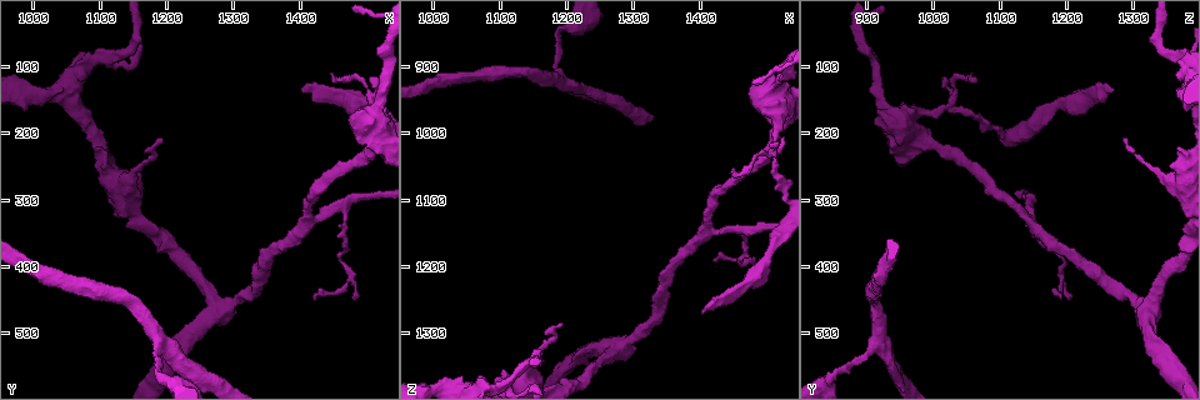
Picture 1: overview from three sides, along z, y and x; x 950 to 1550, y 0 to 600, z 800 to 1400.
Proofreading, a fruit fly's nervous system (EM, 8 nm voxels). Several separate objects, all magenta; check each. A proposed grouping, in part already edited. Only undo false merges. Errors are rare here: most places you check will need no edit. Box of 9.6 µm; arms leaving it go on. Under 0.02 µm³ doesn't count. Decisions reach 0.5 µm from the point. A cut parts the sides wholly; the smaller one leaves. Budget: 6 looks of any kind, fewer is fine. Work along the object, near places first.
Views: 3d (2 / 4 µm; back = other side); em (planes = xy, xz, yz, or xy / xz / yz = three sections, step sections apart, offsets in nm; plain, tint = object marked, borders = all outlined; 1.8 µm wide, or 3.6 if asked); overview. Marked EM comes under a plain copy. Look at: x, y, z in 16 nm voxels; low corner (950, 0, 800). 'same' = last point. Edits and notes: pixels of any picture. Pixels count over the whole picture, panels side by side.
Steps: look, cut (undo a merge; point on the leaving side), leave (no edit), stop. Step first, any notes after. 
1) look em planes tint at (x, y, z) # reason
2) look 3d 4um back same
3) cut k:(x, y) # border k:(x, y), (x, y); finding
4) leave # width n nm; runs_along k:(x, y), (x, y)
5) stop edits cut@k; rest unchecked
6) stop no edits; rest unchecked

look em planes borders at (1510, 165, 1025) # a fork

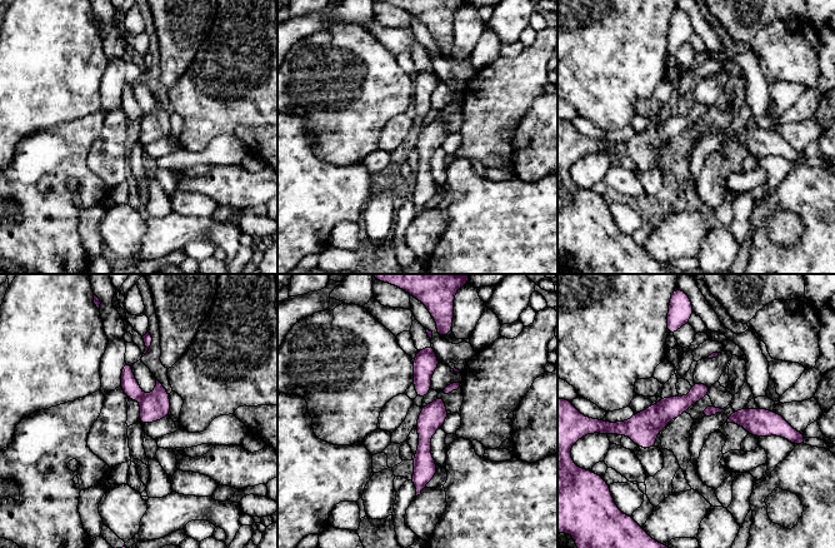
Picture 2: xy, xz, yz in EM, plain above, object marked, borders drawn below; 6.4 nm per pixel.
cut 2:(154, 407) # two neurons meet here

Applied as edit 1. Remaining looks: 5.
look 3d 2um at (1410, 325, 1135) # arms part here

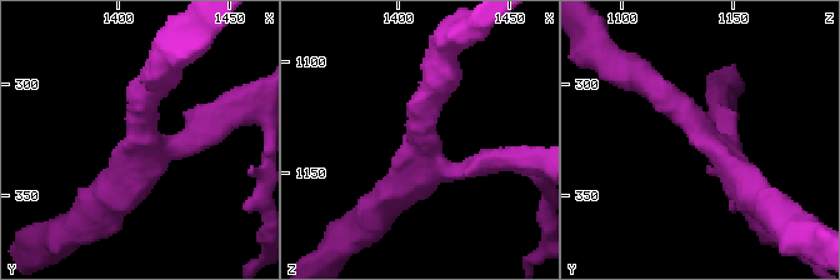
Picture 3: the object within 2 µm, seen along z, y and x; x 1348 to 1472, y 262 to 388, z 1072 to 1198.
look em xz step 8 borders at (1410, 325, 1138) # arms 3; arm_widths 200, 240, 280 nm

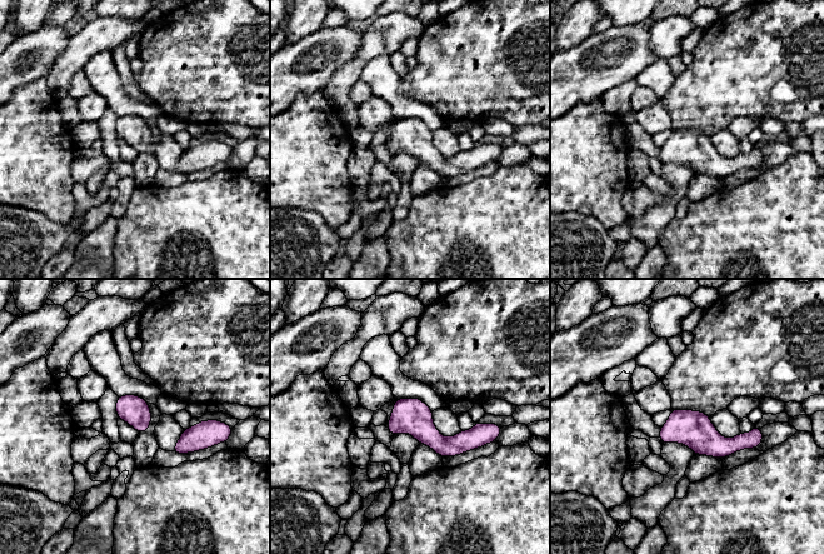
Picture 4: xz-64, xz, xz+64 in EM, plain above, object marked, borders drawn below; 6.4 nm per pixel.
look em planes borders same # another direction

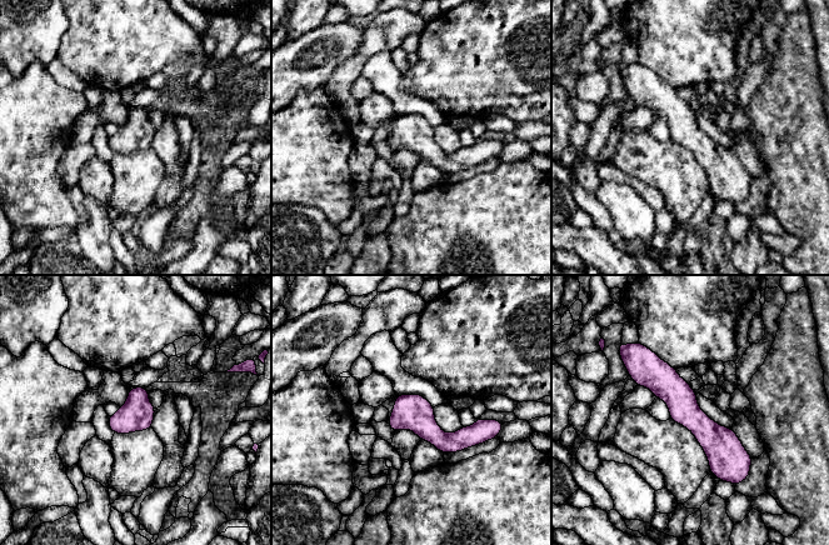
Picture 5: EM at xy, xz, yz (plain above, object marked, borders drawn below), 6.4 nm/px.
leave # width 190 nm; runs_along 5:(644, 358), (739, 473); continuous, no second neuron

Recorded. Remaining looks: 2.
look em planes tint at (1185, 510, 915) # calibre changes

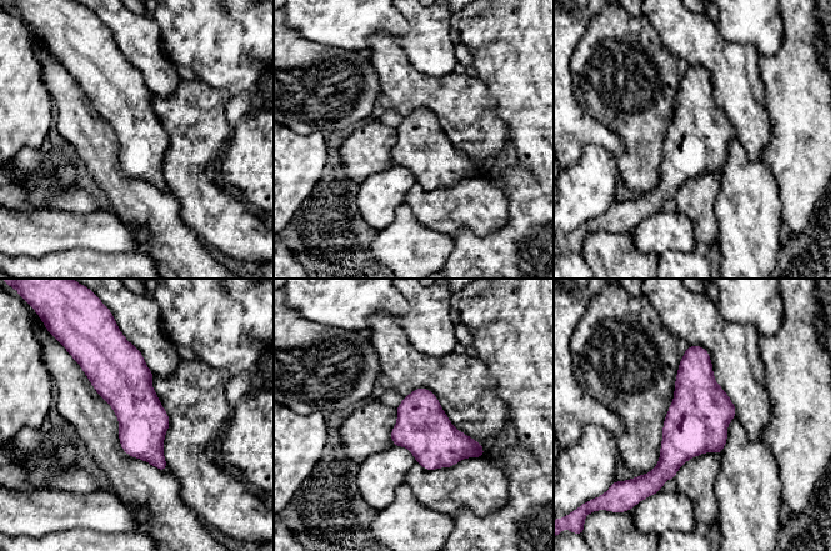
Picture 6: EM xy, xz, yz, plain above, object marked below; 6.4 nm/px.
leave # continuous, no second neuron

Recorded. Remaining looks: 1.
stop edits cut@2; rest unchecked

